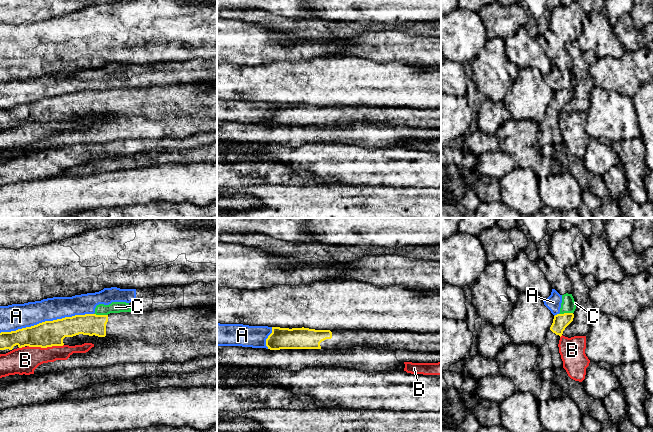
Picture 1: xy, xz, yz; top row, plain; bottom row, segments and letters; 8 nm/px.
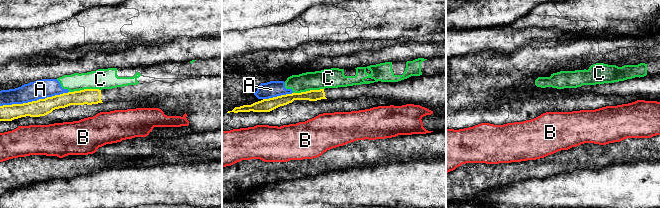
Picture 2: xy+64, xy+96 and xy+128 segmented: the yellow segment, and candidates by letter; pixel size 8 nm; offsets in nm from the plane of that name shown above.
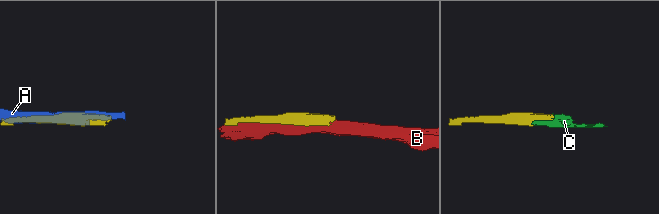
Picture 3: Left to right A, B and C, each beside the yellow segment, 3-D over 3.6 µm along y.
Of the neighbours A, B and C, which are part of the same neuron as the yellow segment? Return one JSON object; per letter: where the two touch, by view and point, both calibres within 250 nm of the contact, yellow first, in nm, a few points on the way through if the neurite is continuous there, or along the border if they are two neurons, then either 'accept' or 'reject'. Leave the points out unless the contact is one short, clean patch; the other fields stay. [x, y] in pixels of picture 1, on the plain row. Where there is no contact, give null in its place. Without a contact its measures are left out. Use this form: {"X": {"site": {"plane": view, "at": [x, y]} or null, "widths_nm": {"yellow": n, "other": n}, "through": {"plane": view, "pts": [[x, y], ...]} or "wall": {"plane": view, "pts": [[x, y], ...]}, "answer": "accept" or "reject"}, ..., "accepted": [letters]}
{"A": {"site": {"plane": "xy", "at": [46, 97]}, "widths_nm": {"yellow": 200, "other": 200}, "answer": "reject"}, "B": {"site": {"plane": "xy", "at": [45, 123]}, "widths_nm": {"yellow": 200, "other": 220}, "answer": "reject"}, "C": {"site": {"plane": "xy", "at": [101, 91]}, "widths_nm": {"yellow": 180, "other": 100}, "wall": {"plane": "xy", "pts": [[94, 89], [107, 91]]}, "answer": "reject"}, "accepted": []}

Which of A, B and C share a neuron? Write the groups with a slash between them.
A C / B

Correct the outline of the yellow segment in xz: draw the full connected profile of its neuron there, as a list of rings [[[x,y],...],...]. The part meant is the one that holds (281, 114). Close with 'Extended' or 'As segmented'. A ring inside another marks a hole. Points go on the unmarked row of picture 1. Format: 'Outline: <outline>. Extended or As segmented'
Outline: [[[272,103],[272,109],[266,115],[270,126],[280,125],[342,125],[347,126],[356,122],[379,126],[405,126],[409,128],[441,128],[441,108],[380,108],[372,106],[315,106],[309,104],[280,104]]]. Extended

